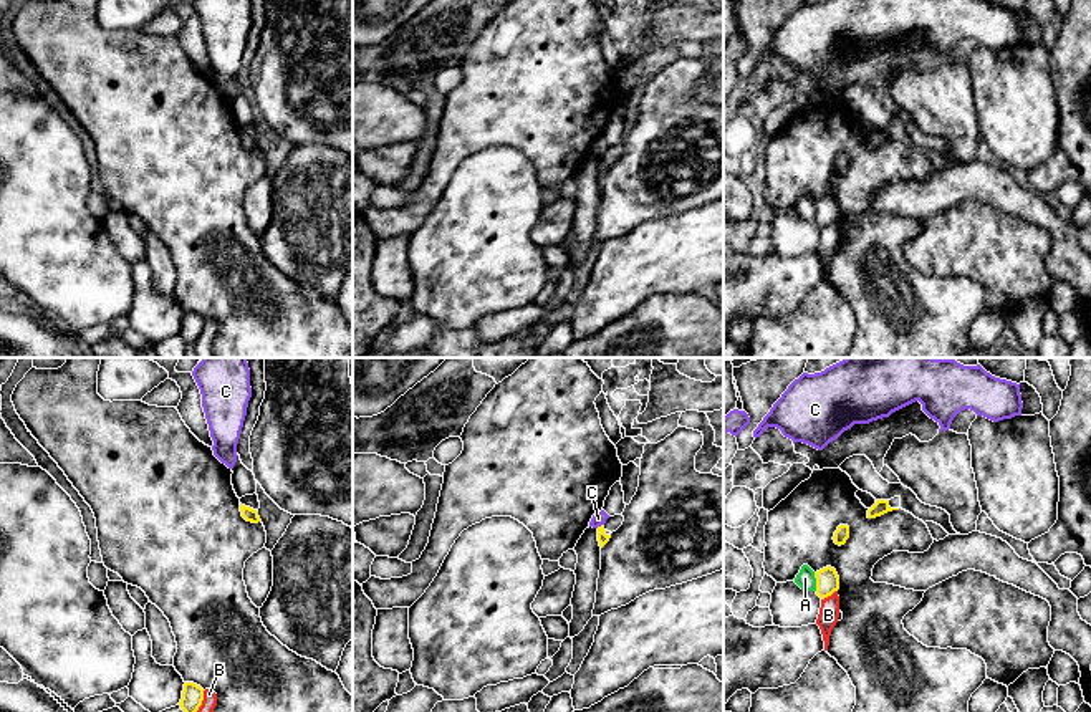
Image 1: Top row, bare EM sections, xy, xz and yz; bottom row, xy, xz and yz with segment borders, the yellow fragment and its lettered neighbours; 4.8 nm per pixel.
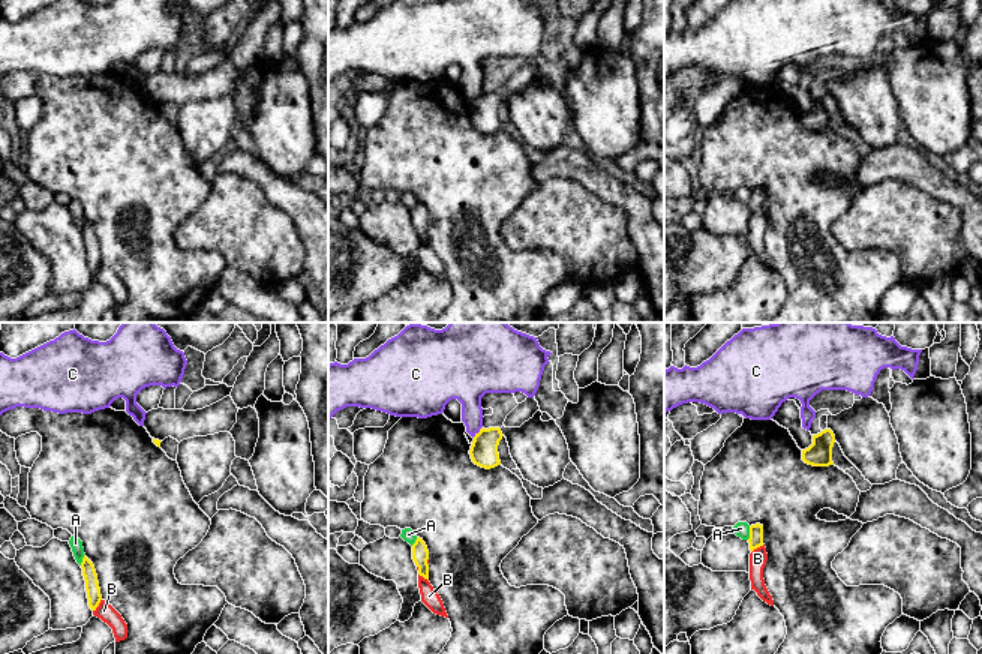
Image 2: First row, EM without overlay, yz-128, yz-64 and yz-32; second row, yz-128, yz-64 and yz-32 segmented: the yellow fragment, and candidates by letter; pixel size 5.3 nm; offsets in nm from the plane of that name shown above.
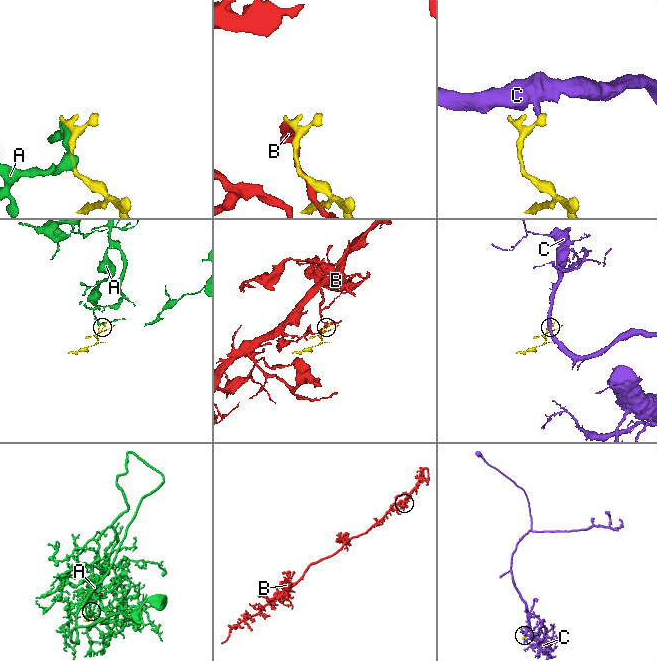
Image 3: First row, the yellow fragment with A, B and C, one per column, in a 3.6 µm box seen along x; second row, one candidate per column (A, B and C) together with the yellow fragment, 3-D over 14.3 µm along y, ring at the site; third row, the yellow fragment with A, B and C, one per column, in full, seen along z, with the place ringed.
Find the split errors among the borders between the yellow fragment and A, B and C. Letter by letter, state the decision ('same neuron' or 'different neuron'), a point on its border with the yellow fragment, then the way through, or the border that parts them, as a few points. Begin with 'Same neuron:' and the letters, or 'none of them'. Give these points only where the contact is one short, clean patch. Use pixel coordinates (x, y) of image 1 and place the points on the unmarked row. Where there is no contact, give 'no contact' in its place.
Same neuron: none of them
A: different neuron; contact yz (817, 211)
B: different neuron; contact xy (201, 331)
C: different neuron; contact xz (598, 156); border xz (601, 153), (596, 156)

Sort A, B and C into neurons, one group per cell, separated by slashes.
A / B / C

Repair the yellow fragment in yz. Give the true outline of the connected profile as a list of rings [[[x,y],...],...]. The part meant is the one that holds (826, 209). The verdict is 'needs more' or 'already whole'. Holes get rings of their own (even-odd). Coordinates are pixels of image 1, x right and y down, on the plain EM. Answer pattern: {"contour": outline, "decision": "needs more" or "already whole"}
{"contour": [[[826,195],[815,202],[816,224],[824,229],[839,219],[839,205],[834,197]]], "decision": "already whole"}

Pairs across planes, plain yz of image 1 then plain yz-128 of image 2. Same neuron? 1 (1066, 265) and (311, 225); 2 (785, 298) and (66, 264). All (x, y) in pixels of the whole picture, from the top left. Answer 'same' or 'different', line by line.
1: same
2: different

